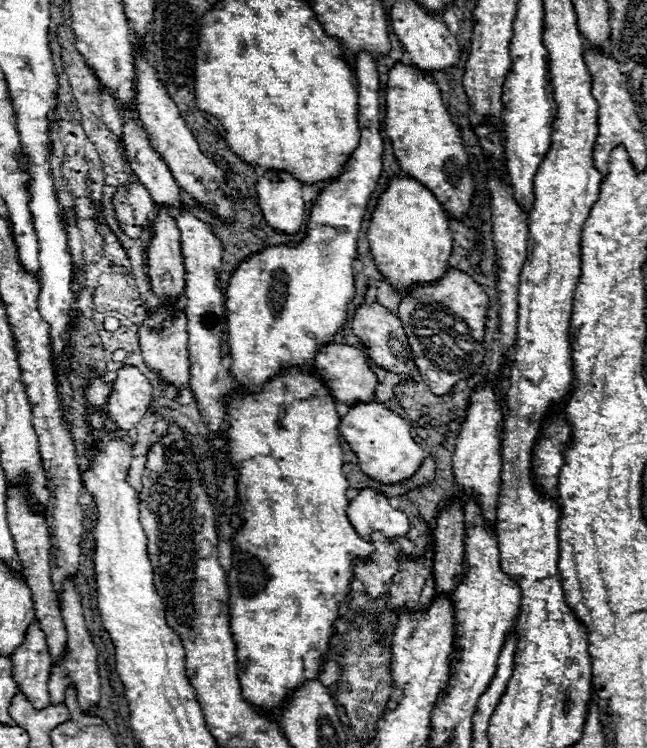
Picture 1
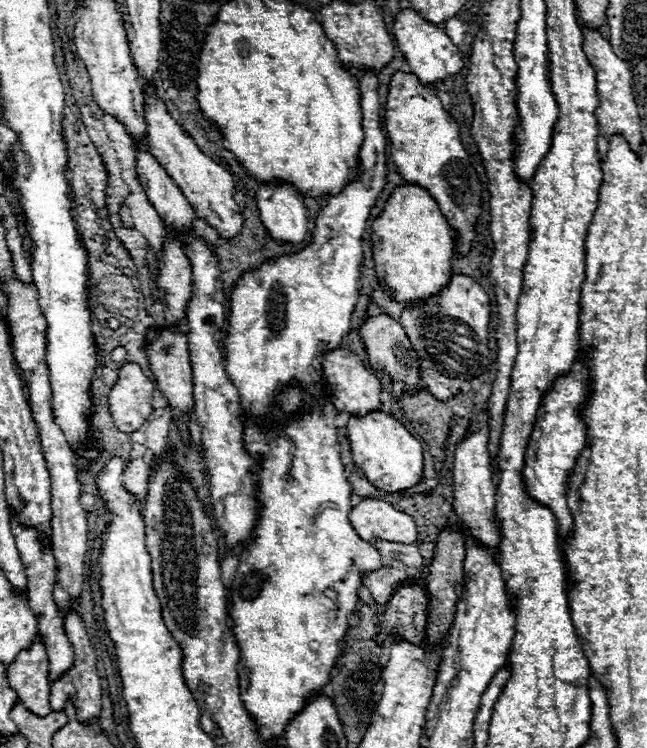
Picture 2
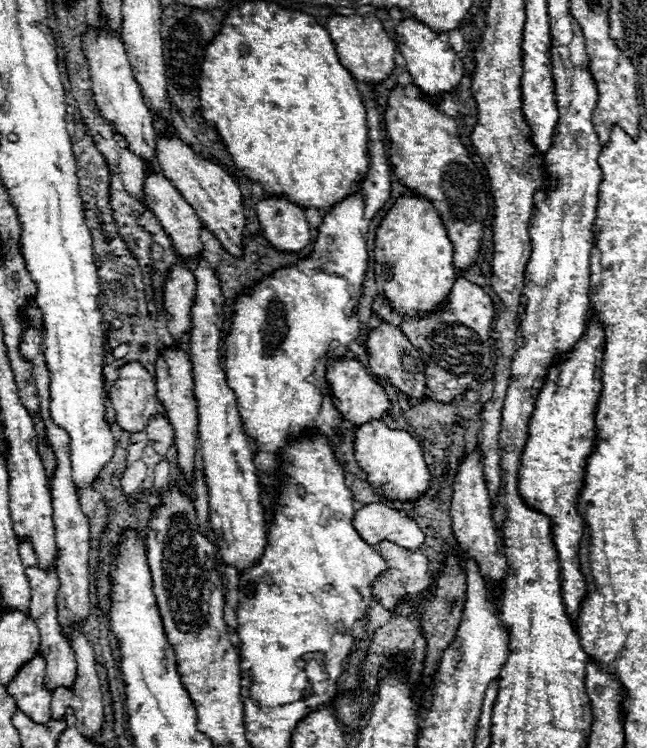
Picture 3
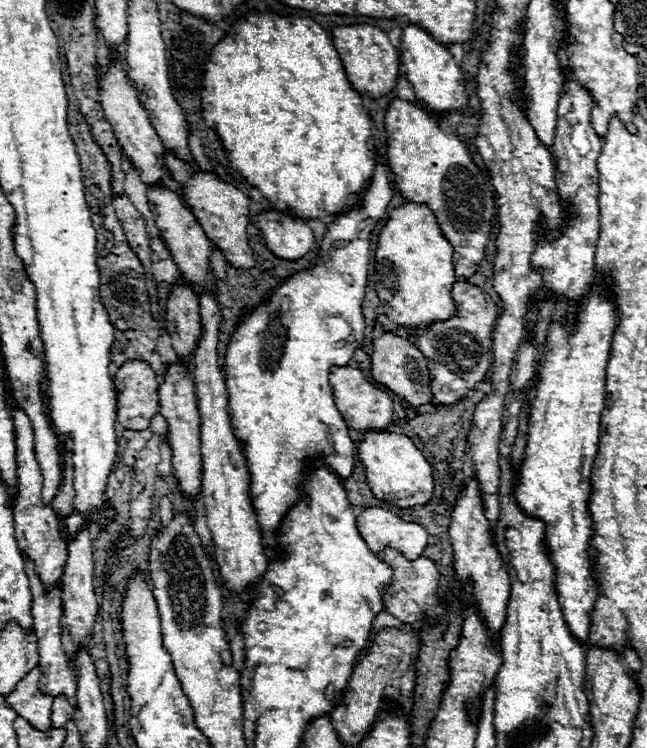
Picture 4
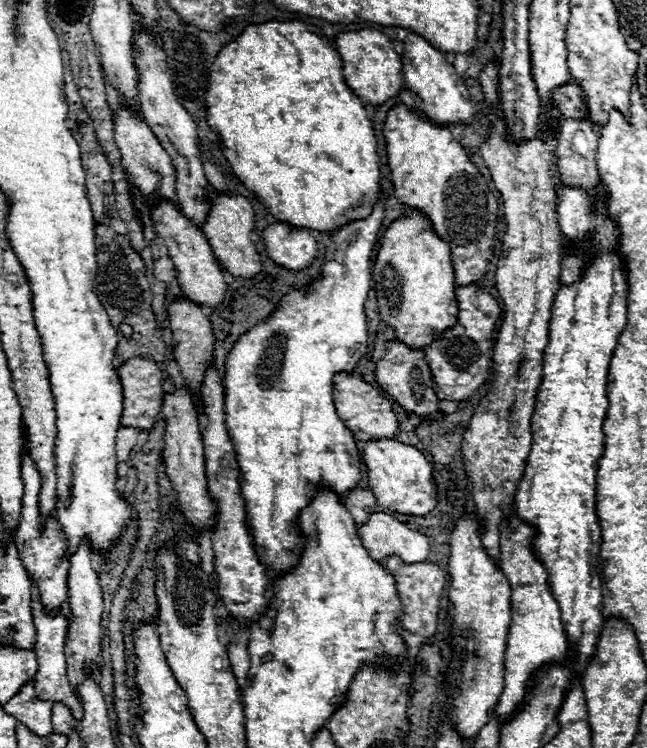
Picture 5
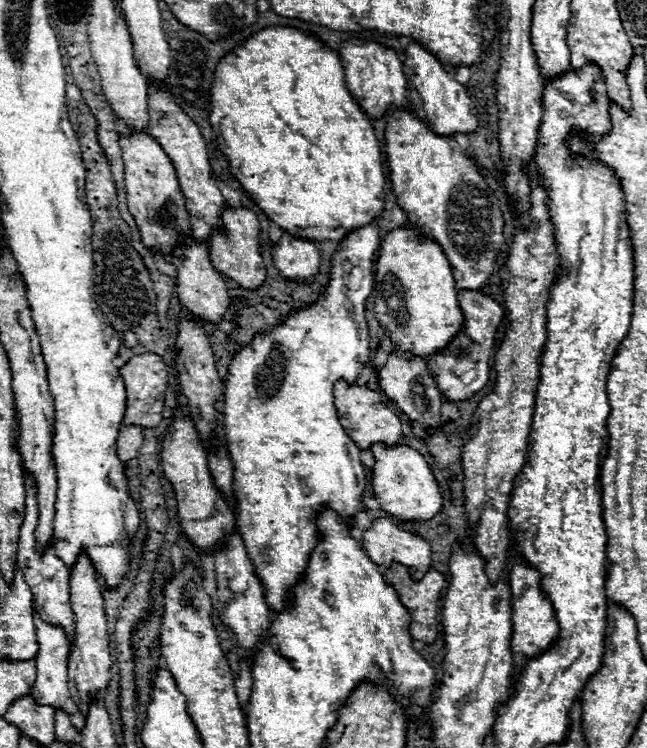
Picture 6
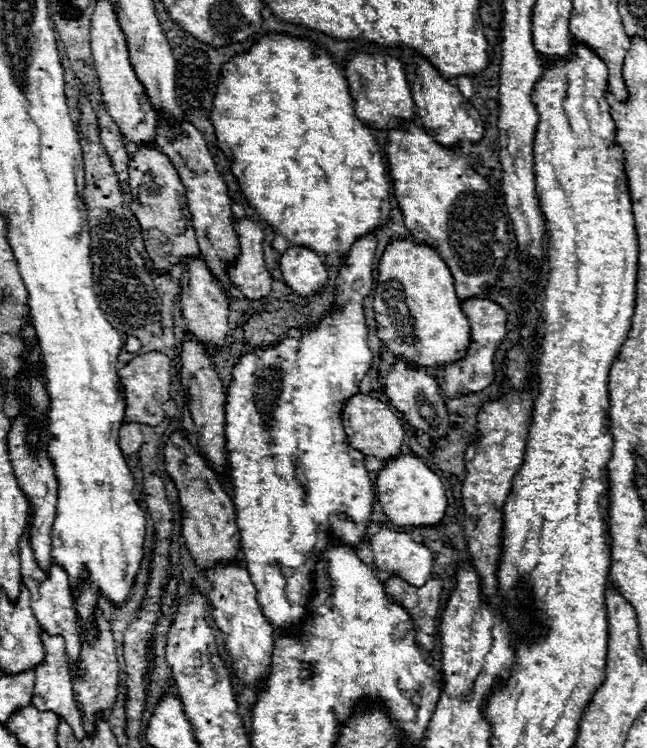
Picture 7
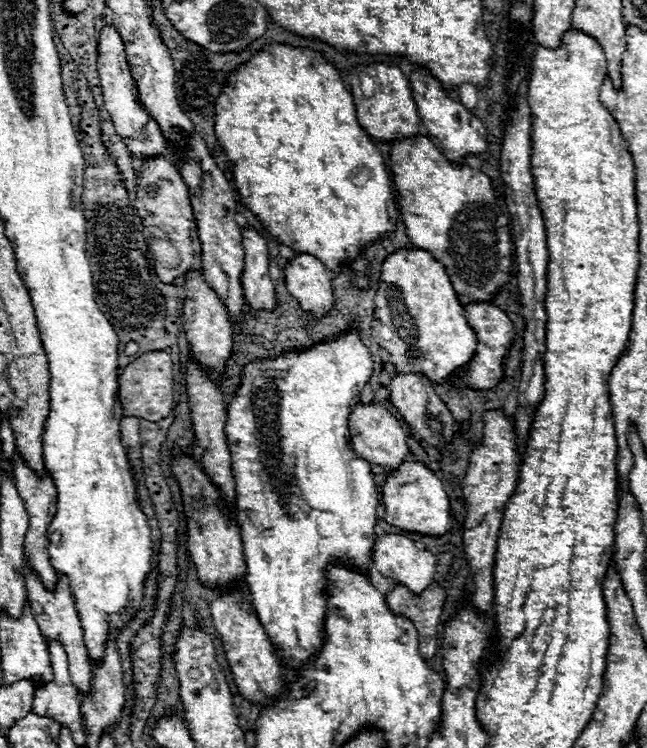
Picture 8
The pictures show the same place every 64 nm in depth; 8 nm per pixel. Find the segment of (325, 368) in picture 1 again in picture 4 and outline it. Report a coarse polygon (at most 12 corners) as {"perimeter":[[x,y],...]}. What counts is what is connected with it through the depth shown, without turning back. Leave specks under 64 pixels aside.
{"perimeter":[[332,366],[330,386],[358,432],[394,420],[390,396],[352,366]]}

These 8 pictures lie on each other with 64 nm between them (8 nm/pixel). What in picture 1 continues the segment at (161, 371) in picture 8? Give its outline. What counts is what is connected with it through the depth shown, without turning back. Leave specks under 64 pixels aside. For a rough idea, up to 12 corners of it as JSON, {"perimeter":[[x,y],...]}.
{"perimeter":[[134,366],[116,370],[108,414],[120,430],[144,418],[152,384]]}

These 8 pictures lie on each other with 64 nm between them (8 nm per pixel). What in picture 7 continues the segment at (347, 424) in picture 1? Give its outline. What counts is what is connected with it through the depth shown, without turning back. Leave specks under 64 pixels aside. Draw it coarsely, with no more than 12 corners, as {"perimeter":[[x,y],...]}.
{"perimeter":[[412,452],[376,478],[382,512],[398,526],[438,524],[440,478]]}

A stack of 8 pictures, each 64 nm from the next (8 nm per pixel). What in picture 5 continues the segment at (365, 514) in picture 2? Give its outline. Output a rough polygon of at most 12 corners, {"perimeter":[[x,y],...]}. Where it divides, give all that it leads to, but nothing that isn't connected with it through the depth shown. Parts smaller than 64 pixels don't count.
{"perimeter":[[368,514],[358,534],[374,560],[428,560],[428,538],[390,514]]}

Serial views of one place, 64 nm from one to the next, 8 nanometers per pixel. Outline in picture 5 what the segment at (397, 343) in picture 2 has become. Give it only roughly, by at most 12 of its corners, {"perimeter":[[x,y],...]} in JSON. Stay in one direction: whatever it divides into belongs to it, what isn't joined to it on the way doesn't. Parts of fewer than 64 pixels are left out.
{"perimeter":[[386,342],[374,376],[406,412],[438,412],[424,352]]}

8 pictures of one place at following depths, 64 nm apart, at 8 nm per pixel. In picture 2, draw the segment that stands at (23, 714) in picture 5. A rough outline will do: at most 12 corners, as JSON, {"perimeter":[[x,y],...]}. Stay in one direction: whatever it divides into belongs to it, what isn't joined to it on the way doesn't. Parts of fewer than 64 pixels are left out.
{"perimeter":[[42,638],[16,656],[8,680],[36,716],[50,708]]}

